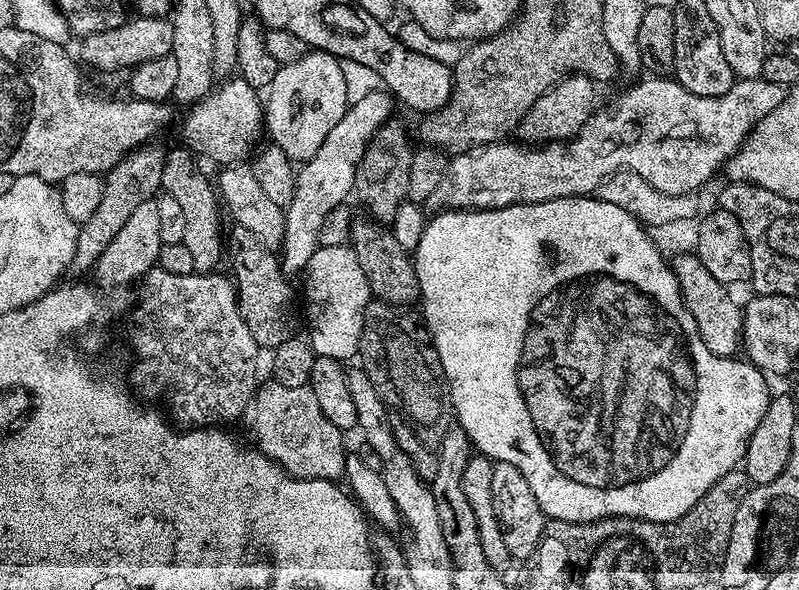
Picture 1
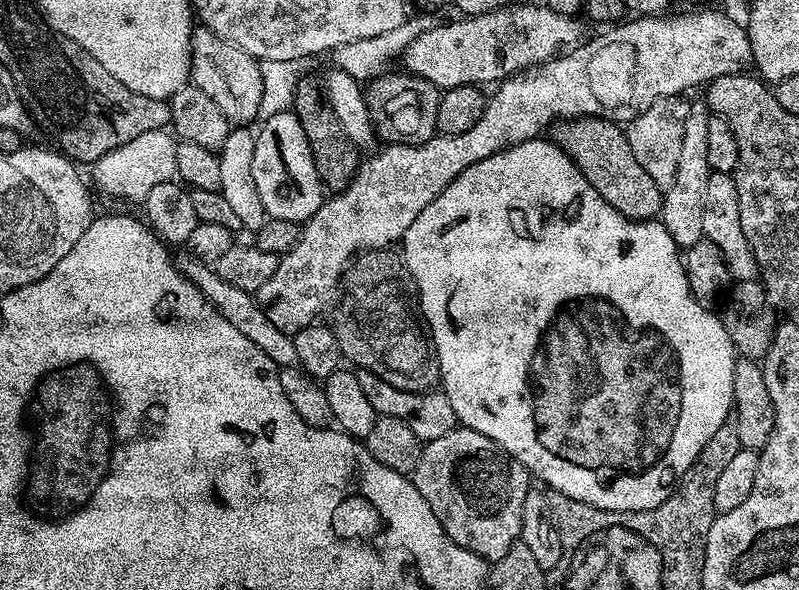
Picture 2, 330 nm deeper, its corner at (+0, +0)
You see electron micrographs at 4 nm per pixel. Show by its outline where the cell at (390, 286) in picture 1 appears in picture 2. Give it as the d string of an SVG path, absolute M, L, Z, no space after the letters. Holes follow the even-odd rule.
M305 74L301 77L296 93L293 95L291 111L296 114L298 122L302 124L303 133L306 134L323 187L333 193L347 188L348 183L355 178L362 160L361 157L356 157L358 155L356 145L348 141L346 130L342 130L342 122L338 122L338 117L334 115L324 89L323 79L319 75Z

